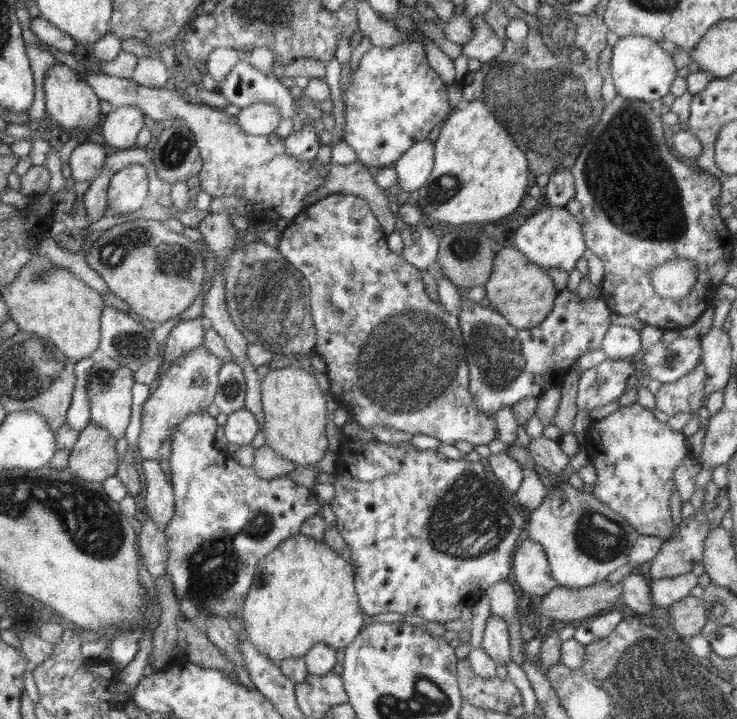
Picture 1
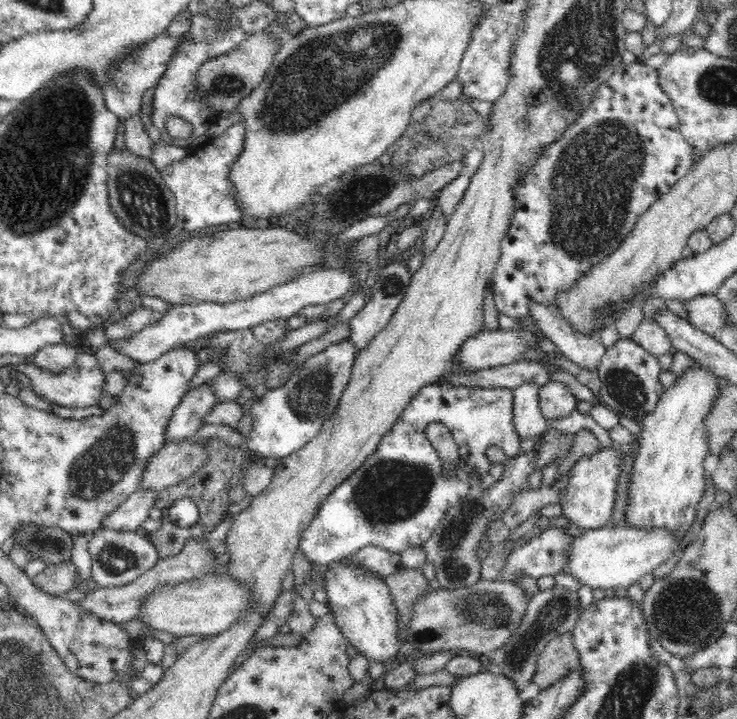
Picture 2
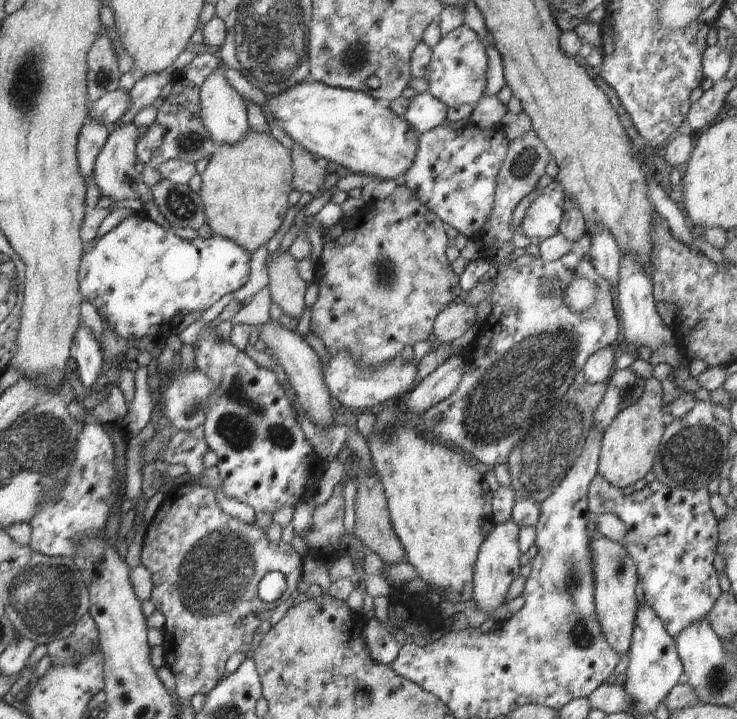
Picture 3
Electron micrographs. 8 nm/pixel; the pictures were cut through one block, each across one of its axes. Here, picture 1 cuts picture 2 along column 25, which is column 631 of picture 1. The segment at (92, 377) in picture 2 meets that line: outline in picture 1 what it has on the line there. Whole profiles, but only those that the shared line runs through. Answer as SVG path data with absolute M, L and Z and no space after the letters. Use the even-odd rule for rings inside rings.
M606 359L579 376L576 405L578 410L592 410L616 402L626 389L635 366L629 361Z

